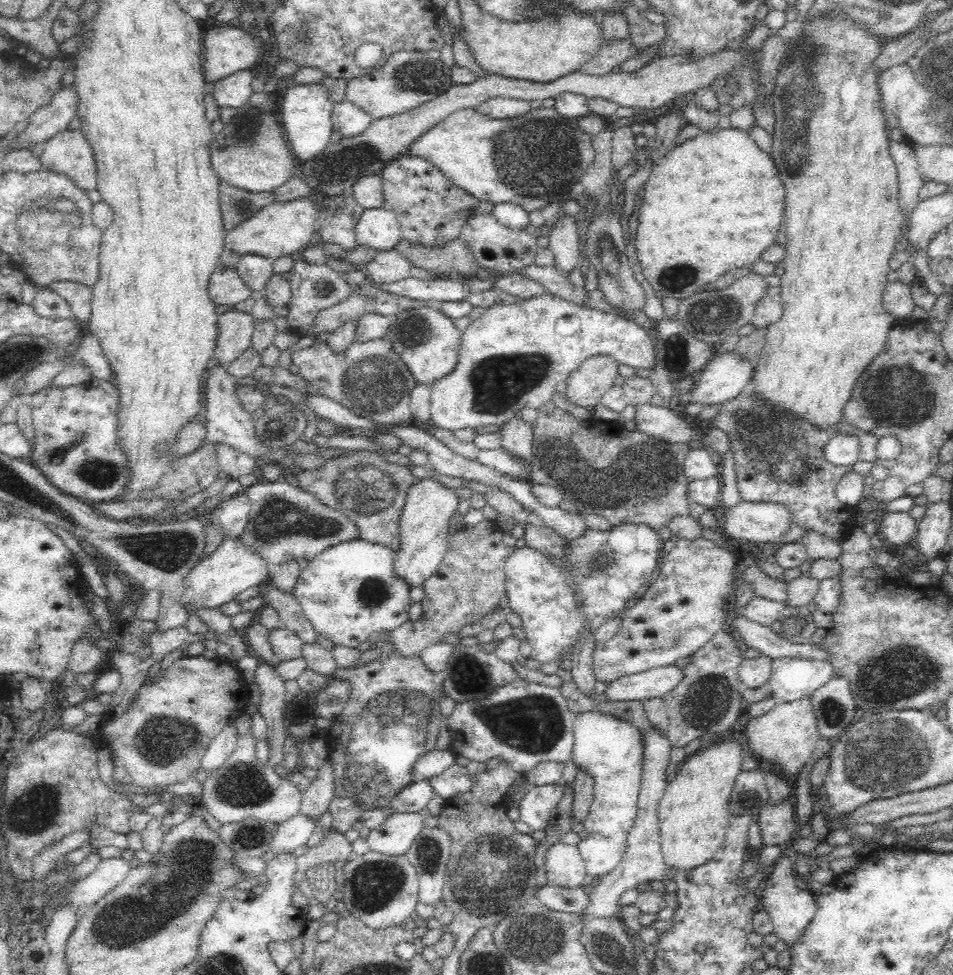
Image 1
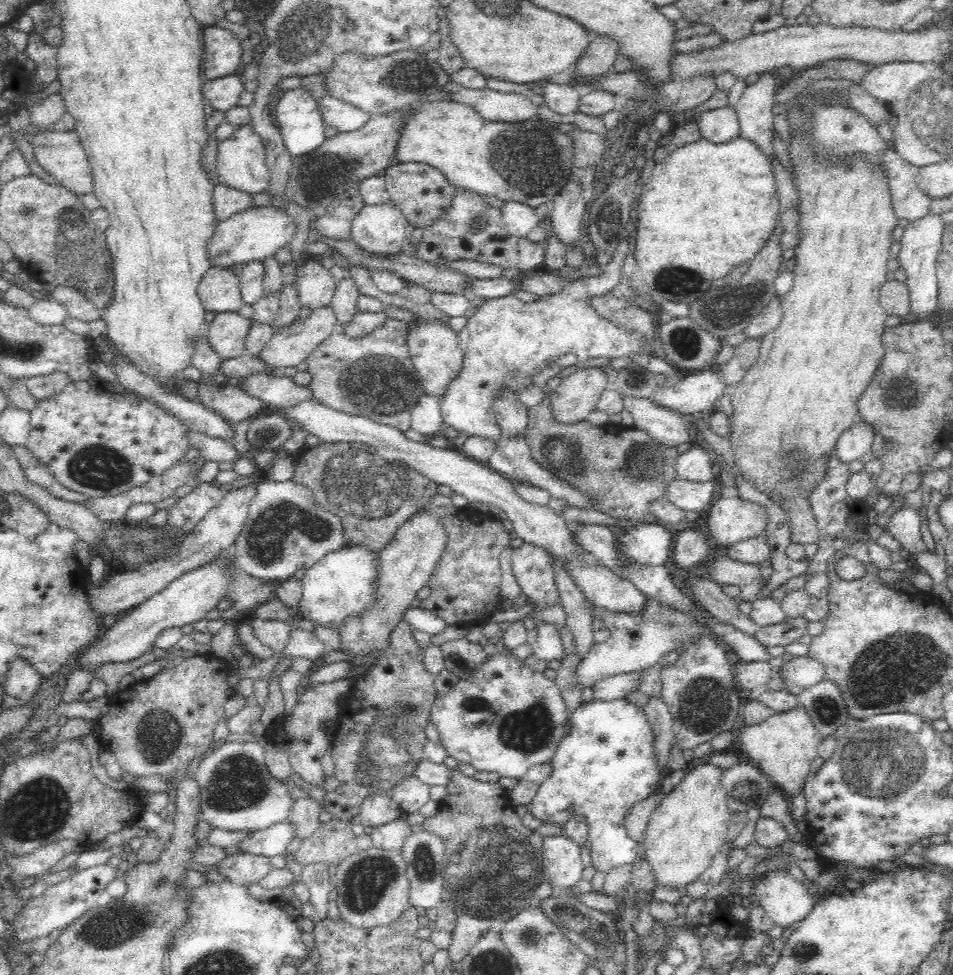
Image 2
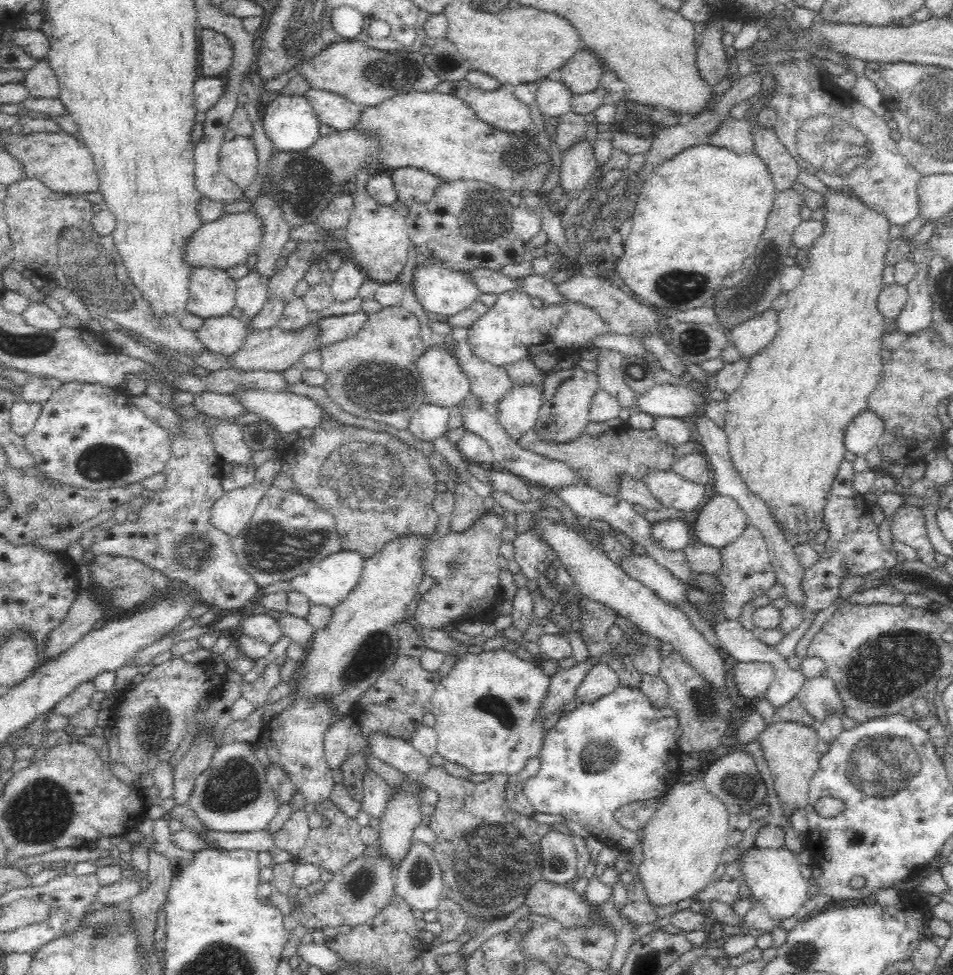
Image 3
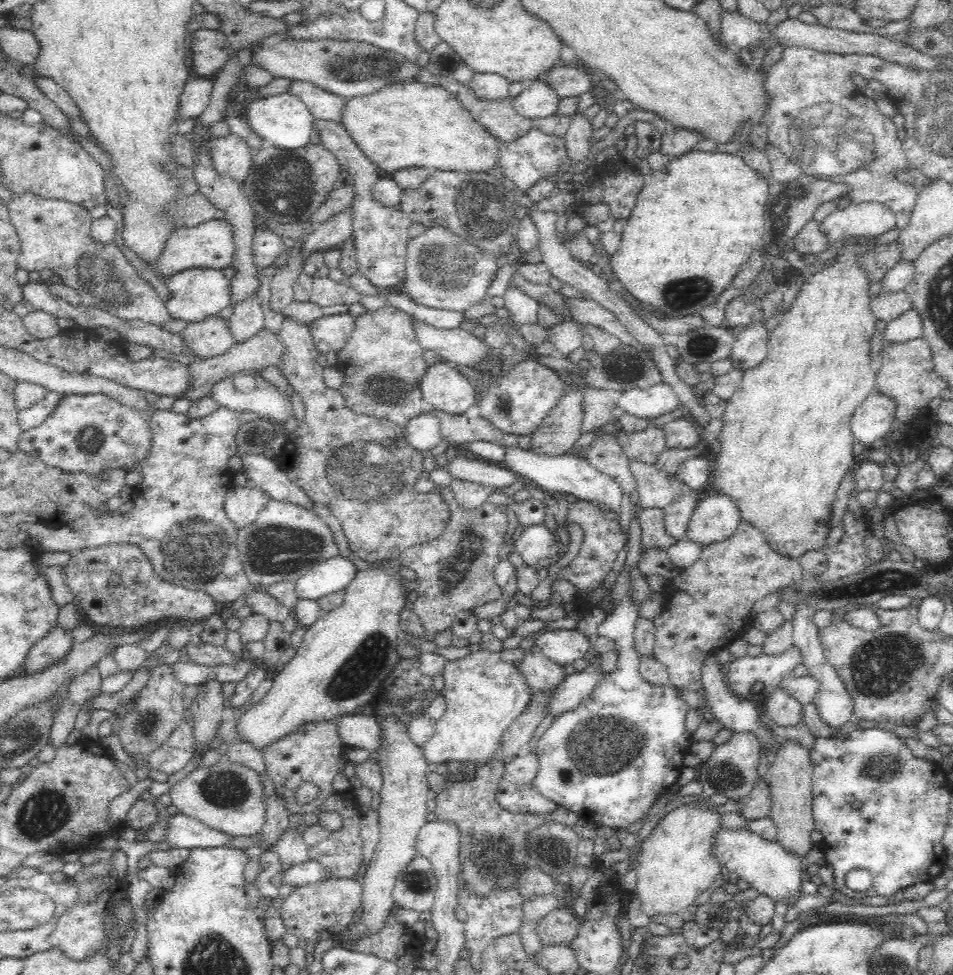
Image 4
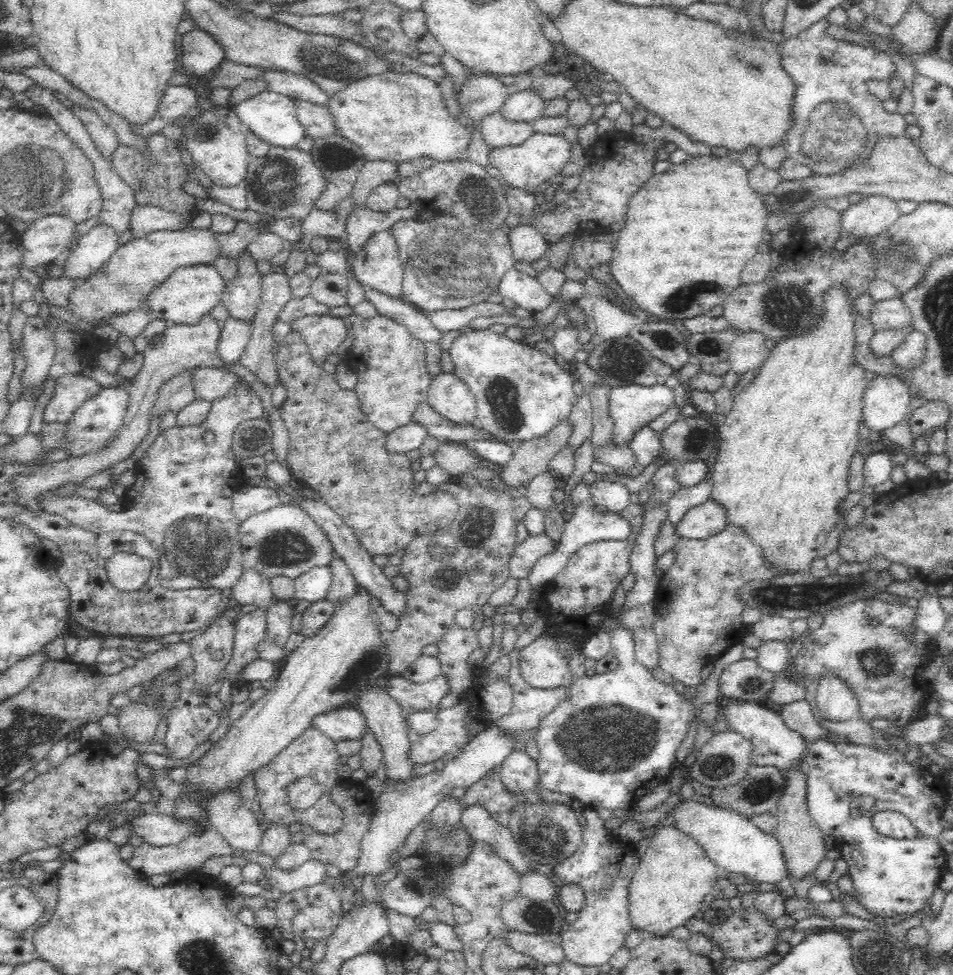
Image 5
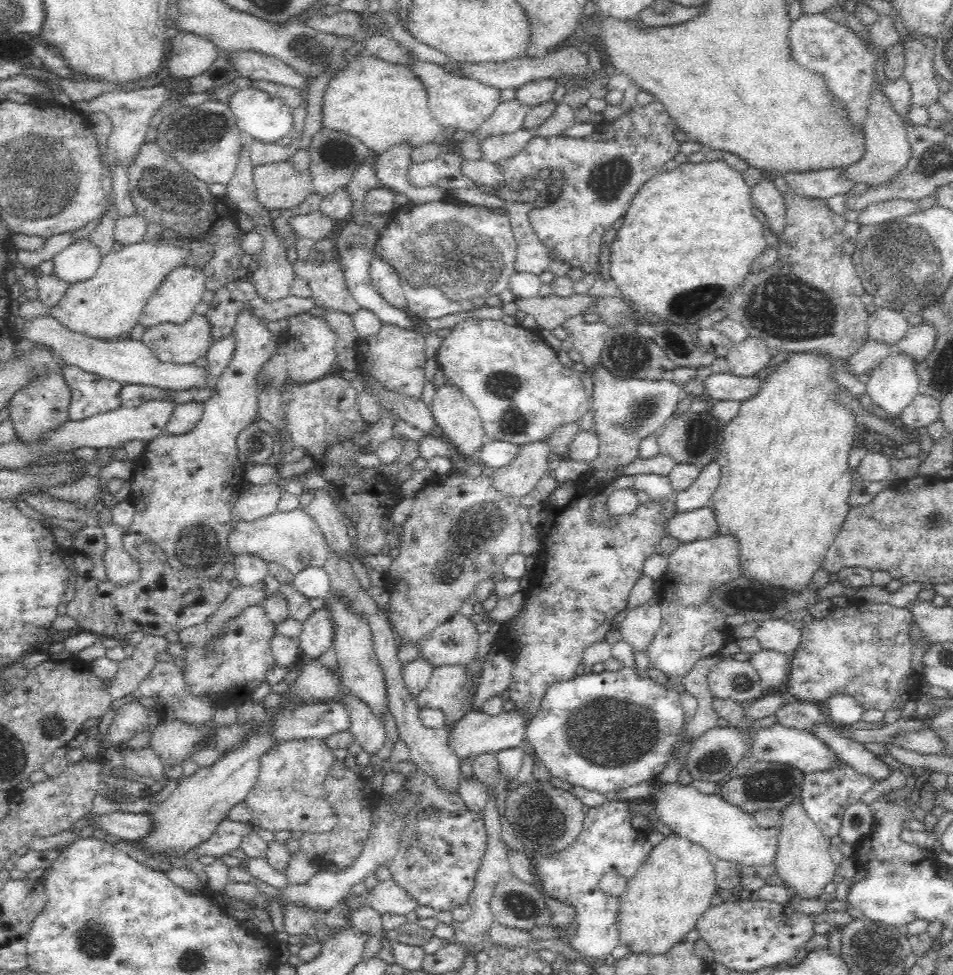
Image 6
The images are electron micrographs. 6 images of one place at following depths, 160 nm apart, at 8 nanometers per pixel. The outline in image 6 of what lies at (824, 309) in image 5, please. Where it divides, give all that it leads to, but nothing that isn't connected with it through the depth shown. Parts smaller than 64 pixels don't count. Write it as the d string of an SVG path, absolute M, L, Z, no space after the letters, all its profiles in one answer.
M808 350L808 352L788 353L784 361L779 362L776 369L764 379L760 391L753 394L753 398L744 400L741 403L738 415L732 418L727 424L723 424L720 429L720 442L718 446L718 455L715 461L720 465L720 484L716 492L712 494L711 506L718 519L718 533L733 534L740 543L740 566L743 570L742 576L757 580L768 586L777 586L790 590L802 590L806 584L811 584L811 580L816 568L822 567L827 550L834 542L836 535L842 530L851 505L849 496L853 487L851 468L848 466L850 451L853 449L856 440L856 427L858 423L854 413L848 410L848 407L840 405L838 394L848 392L832 376L832 371L837 370L832 364L833 359L827 354Z

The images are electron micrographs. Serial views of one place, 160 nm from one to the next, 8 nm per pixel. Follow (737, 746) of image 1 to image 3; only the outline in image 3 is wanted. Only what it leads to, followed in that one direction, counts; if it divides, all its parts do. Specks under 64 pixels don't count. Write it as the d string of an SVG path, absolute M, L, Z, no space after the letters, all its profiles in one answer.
M698 773L697 778L695 778L691 782L674 783L672 785L672 788L670 788L670 790L667 790L665 795L666 798L664 802L662 802L658 806L658 810L656 810L656 812L652 815L652 818L650 818L650 820L648 821L648 824L646 824L646 826L643 828L644 834L642 838L644 840L643 844L644 860L641 862L641 865L639 866L639 874L642 879L642 883L644 883L645 893L646 895L648 895L648 902L651 905L662 906L662 907L670 904L676 904L686 898L690 899L695 894L702 891L707 885L711 884L714 872L718 864L722 863L722 855L724 854L724 851L727 850L727 844L726 844L727 837L731 832L731 826L729 825L729 812L727 806L719 798L716 798L714 794L706 790L703 777L701 776L701 774Z

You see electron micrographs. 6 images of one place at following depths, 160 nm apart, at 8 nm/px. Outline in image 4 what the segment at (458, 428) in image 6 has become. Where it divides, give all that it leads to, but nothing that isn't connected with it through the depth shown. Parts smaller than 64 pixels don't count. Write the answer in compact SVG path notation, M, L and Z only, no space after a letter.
M438 361L427 367L421 381L423 401L433 408L454 415L463 415L475 405L474 390L457 370L446 361Z

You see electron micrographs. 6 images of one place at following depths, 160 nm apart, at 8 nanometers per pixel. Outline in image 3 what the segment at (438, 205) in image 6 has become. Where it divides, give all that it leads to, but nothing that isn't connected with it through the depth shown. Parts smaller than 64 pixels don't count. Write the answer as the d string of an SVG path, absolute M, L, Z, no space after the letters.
M437 261L433 265L420 265L416 267L413 275L413 287L417 299L426 311L433 318L443 318L458 314L466 310L471 304L478 301L480 291L474 285L474 281L462 273L451 269L446 263Z

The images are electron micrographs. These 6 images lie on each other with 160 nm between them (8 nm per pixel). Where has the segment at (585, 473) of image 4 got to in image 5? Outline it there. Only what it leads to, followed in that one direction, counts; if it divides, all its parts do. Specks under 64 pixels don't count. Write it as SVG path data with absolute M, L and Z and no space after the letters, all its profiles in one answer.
M596 479L590 484L586 483L591 494L590 499L600 509L608 509L609 512L620 513L628 509L630 504L630 492L618 481Z

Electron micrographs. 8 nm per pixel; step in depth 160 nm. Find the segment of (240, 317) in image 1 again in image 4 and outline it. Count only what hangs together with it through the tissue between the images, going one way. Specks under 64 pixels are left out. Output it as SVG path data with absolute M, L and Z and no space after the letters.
M219 315L206 317L200 322L189 322L181 335L191 354L200 359L224 354L235 342L227 321Z

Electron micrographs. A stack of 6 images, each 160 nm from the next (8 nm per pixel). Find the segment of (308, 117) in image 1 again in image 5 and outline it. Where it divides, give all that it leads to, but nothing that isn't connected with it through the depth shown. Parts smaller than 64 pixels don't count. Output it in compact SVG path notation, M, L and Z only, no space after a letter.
M266 91L232 106L240 122L269 145L292 149L306 136L306 130L297 117L293 99L274 91Z

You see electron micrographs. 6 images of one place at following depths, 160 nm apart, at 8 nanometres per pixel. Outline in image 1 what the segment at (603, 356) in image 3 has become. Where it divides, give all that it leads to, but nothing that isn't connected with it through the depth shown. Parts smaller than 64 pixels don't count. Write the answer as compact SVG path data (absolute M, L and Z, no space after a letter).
M640 405L635 422L638 431L664 442L684 444L693 438L687 422L674 414L671 406Z

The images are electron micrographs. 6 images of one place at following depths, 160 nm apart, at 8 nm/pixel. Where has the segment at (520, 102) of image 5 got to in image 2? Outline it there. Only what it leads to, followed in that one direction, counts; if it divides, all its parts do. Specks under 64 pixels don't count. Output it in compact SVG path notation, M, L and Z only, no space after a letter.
M548 83L543 86L543 90L544 105L549 108L554 119L559 115L572 114L579 110L580 94L575 86Z

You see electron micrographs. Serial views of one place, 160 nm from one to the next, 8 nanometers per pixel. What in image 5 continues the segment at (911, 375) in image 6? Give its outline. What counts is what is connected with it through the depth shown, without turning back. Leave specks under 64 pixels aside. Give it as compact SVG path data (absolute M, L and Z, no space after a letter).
M878 375L876 380L872 380L864 392L862 402L862 422L871 432L873 443L881 443L883 432L896 426L903 419L909 419L910 416L910 386L899 376L895 375Z

